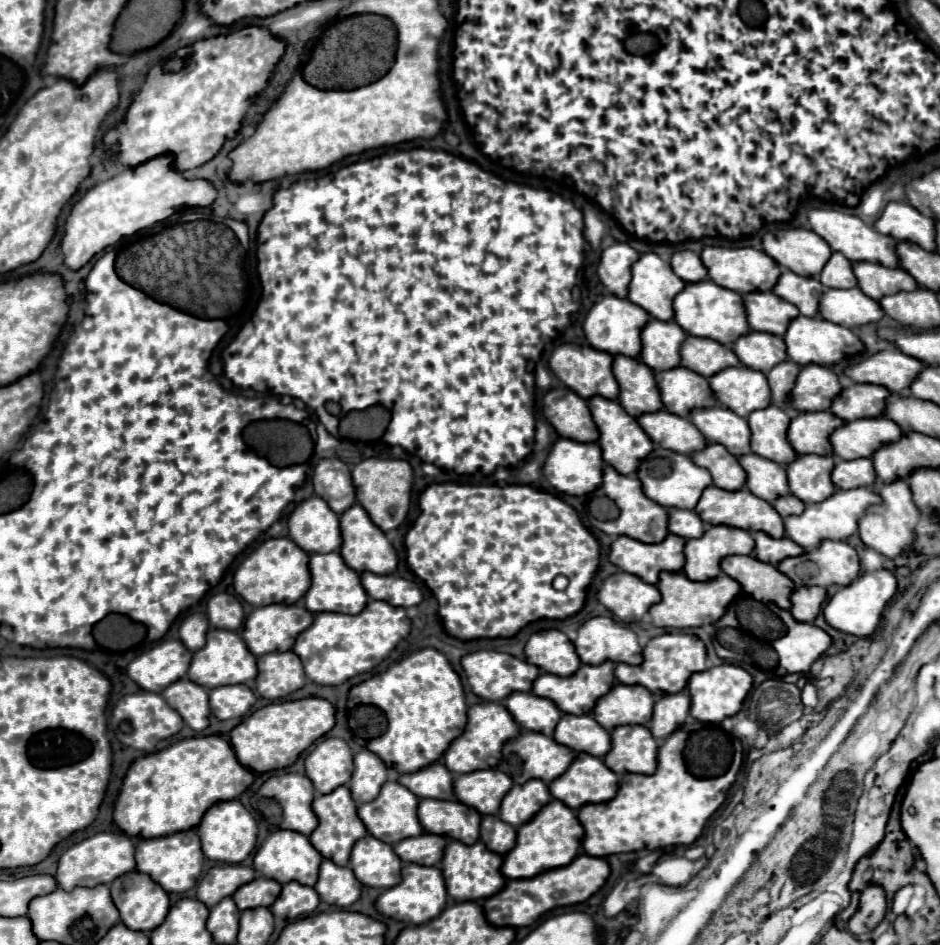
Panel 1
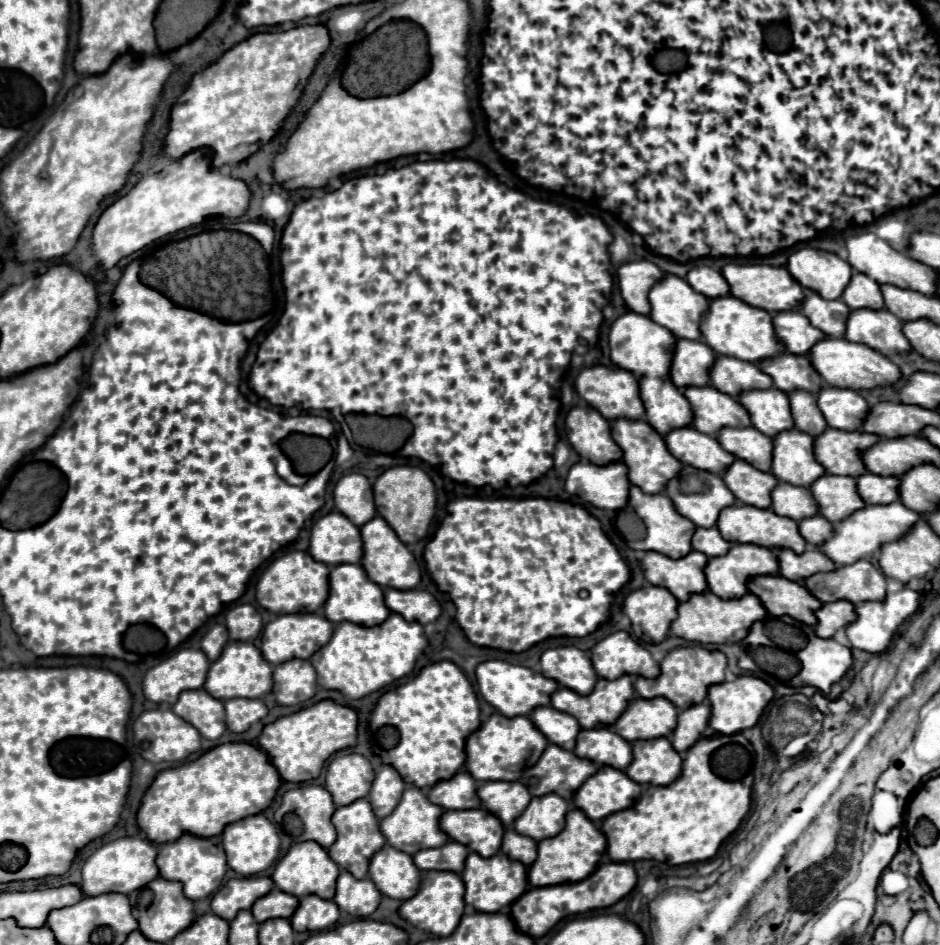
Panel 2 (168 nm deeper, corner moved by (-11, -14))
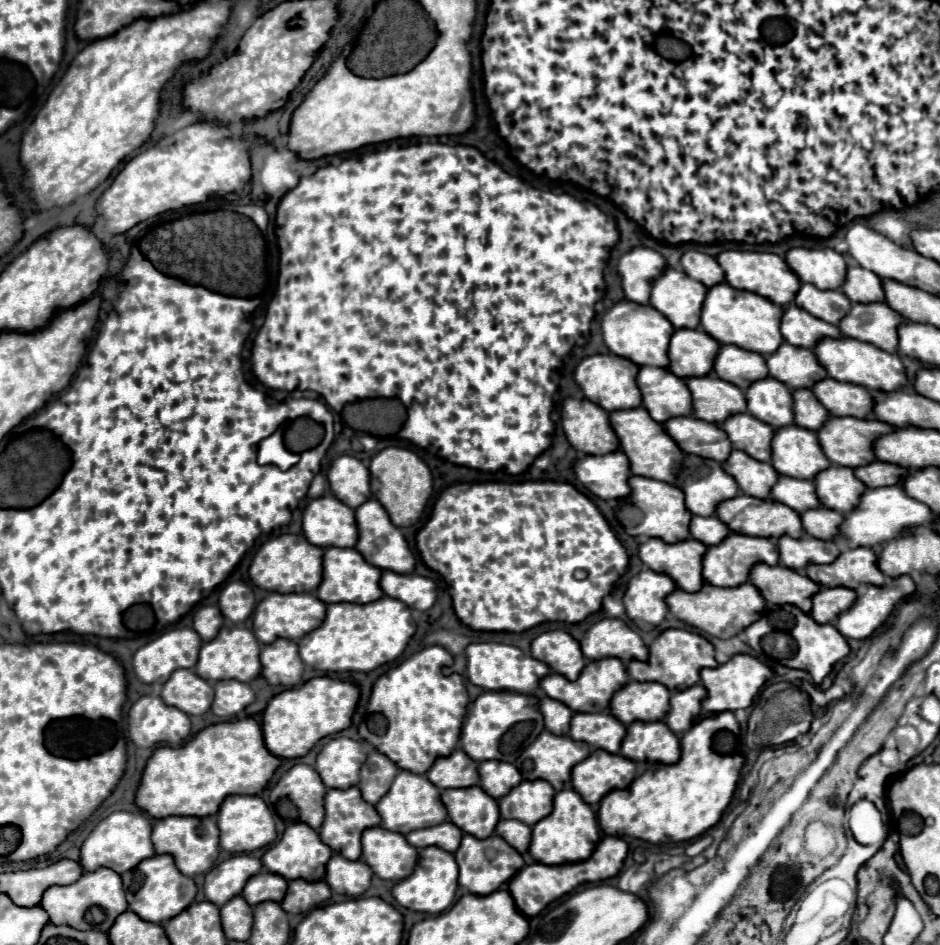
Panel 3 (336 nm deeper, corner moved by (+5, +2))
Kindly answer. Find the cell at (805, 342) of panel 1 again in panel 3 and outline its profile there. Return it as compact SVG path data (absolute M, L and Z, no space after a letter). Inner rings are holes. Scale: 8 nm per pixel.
M824 338L814 348L814 354L818 362L828 370L828 376L840 382L850 382L850 384L858 384L858 386L864 386L870 390L882 390L882 392L898 390L908 382L902 360L896 354L888 354L868 342L860 342L854 338L838 338L838 340Z

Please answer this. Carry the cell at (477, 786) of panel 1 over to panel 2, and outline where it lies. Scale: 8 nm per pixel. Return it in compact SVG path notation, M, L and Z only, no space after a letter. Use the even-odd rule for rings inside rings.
M484 782L476 792L482 806L492 812L506 828L514 824L516 816L524 812L530 802L530 792L520 782Z

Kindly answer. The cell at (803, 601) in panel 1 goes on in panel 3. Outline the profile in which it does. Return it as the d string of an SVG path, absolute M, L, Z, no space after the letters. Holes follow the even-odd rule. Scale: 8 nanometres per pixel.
M822 588L814 596L814 608L810 616L818 624L828 624L844 612L844 608L850 608L856 602L856 592L850 588Z

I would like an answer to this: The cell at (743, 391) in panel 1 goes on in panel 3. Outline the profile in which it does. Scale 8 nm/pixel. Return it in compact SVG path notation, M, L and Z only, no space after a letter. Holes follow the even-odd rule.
M770 376L758 380L746 390L748 412L774 428L792 424L792 396L788 392L792 390L780 384L780 380L772 380Z

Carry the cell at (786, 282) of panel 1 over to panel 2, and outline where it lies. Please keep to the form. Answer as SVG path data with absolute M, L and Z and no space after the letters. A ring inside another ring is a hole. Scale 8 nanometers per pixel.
M808 292L800 304L800 312L826 336L842 338L850 308L842 300L824 300L816 292Z

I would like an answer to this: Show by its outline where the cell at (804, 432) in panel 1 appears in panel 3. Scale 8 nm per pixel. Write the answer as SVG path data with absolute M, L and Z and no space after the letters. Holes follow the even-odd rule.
M832 416L820 430L818 430L818 440L832 464L838 466L848 466L848 468L858 468L864 464L872 464L876 460L876 454L872 452L872 444L880 438L886 436L888 432L894 432L890 424L884 424L876 418L836 418Z

